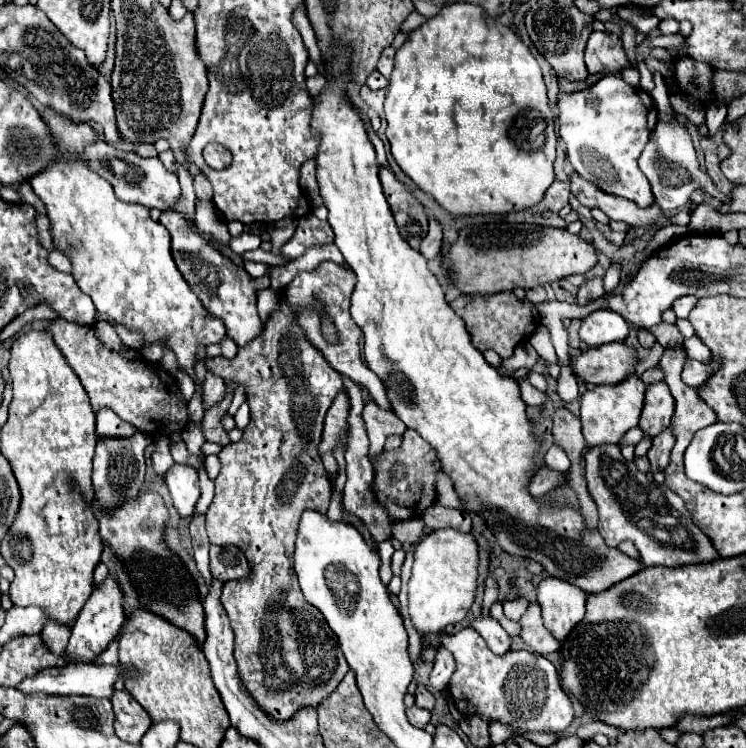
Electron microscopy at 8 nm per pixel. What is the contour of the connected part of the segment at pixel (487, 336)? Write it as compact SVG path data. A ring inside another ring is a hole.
M496 293L488 297L466 297L460 295L450 303L454 313L466 323L468 333L472 335L472 343L476 349L494 349L500 357L510 357L514 353L514 347L528 341L530 333L536 329L536 319L532 315L532 303L530 301L520 301L514 293Z

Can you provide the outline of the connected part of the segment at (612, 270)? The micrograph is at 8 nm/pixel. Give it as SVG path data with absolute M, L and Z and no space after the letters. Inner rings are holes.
M611 265L603 277L604 289L606 292L611 292L620 283L621 266Z

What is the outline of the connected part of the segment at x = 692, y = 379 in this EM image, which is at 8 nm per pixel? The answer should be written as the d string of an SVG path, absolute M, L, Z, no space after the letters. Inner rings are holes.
M712 357L712 365L704 365L704 363L700 363L700 361L688 359L686 365L684 365L684 371L682 371L682 381L684 381L686 385L690 385L690 387L696 389L698 385L702 385L702 383L708 379L710 371L716 371L716 369L718 369L716 357Z

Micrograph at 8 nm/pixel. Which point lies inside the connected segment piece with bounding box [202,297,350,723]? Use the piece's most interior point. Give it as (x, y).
(288, 658)

